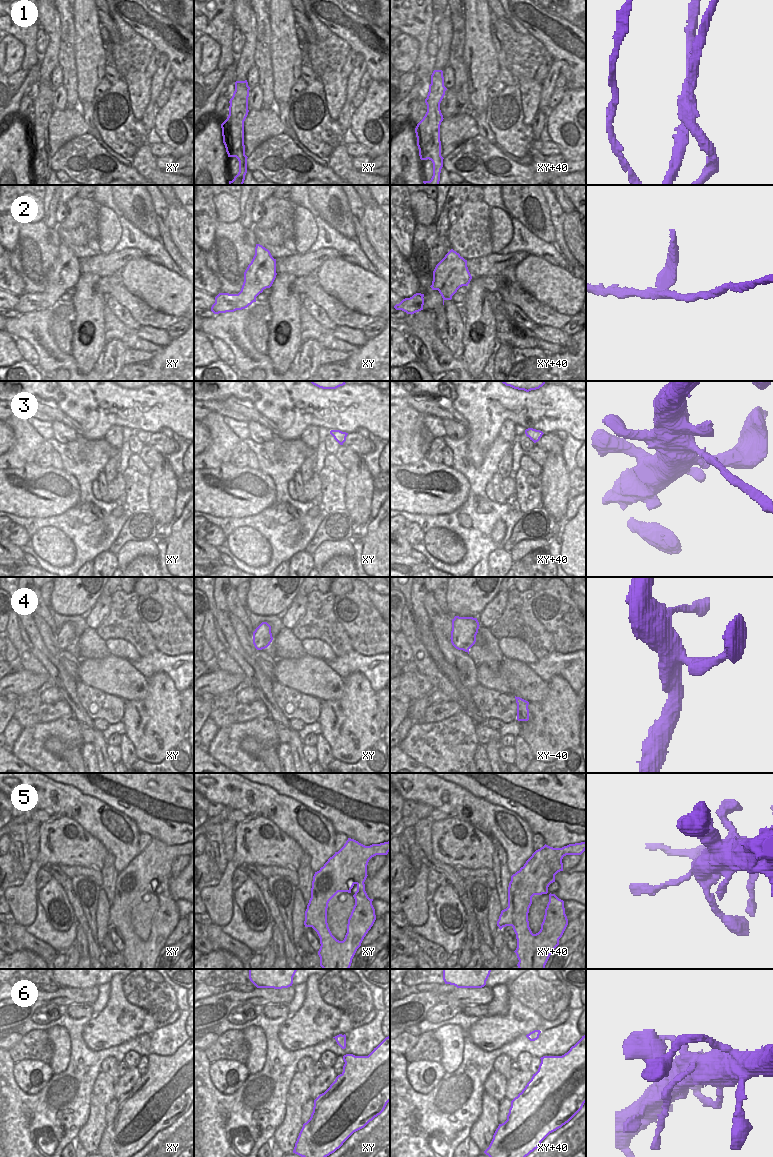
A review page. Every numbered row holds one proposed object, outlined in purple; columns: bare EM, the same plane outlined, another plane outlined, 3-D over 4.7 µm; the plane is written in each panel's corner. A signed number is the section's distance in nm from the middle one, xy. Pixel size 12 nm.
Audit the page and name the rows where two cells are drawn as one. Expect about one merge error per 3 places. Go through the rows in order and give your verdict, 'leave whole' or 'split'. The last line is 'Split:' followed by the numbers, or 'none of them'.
1: split
2: split
3: split
4: leave whole
5: leave whole
6: split
Split: 1, 2, 3, 6

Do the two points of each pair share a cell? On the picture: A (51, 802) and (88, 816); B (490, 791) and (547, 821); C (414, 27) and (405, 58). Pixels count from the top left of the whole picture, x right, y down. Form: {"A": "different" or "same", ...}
{"A": "same", "B": "same", "C": "different"}

